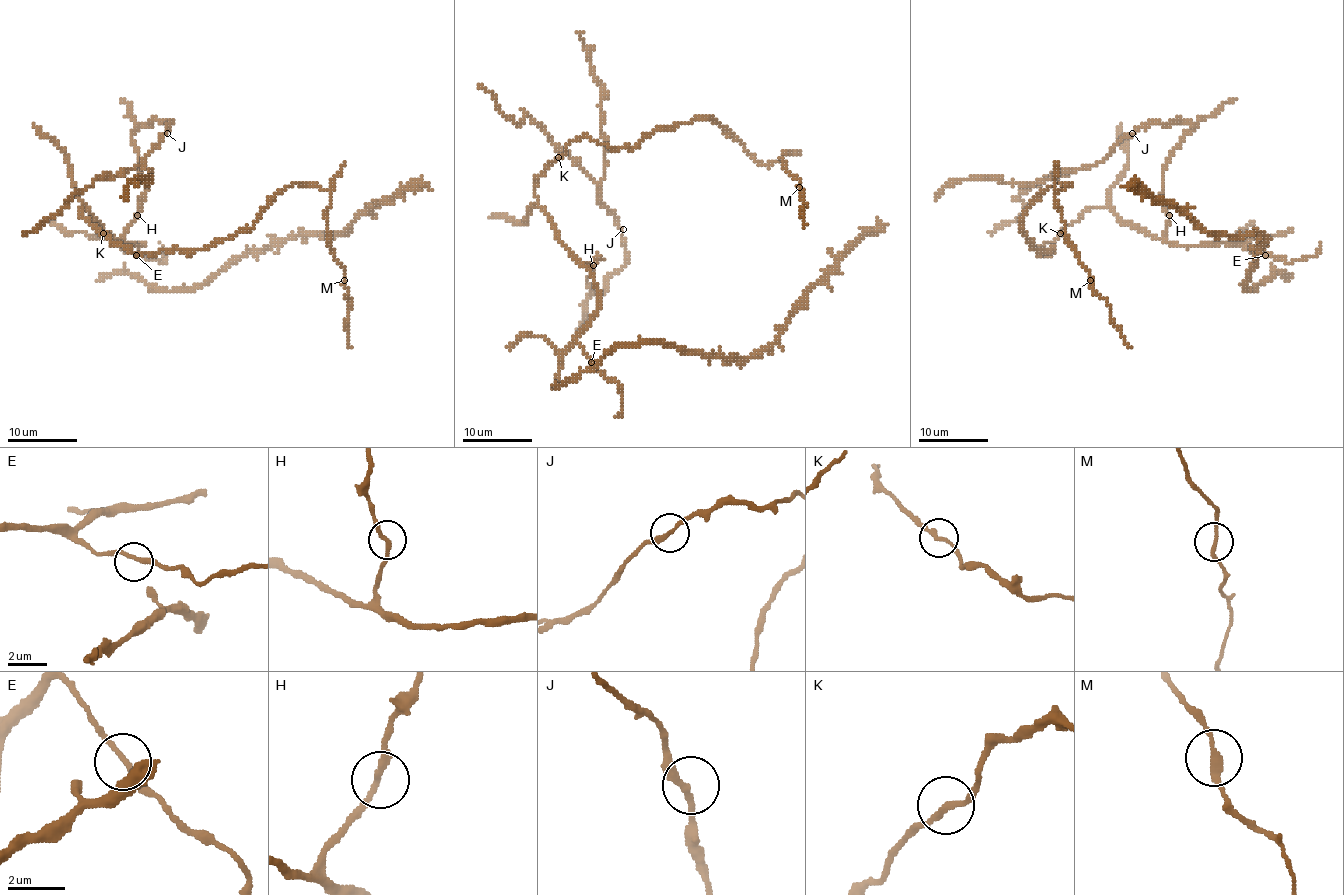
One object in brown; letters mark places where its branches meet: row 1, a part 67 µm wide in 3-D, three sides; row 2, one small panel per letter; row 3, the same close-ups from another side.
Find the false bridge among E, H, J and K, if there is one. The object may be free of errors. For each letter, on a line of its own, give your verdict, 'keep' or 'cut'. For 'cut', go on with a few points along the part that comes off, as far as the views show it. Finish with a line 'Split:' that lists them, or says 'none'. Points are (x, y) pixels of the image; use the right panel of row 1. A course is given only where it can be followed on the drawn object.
E: keep
H: keep
J: keep
K: keep
Split: none

